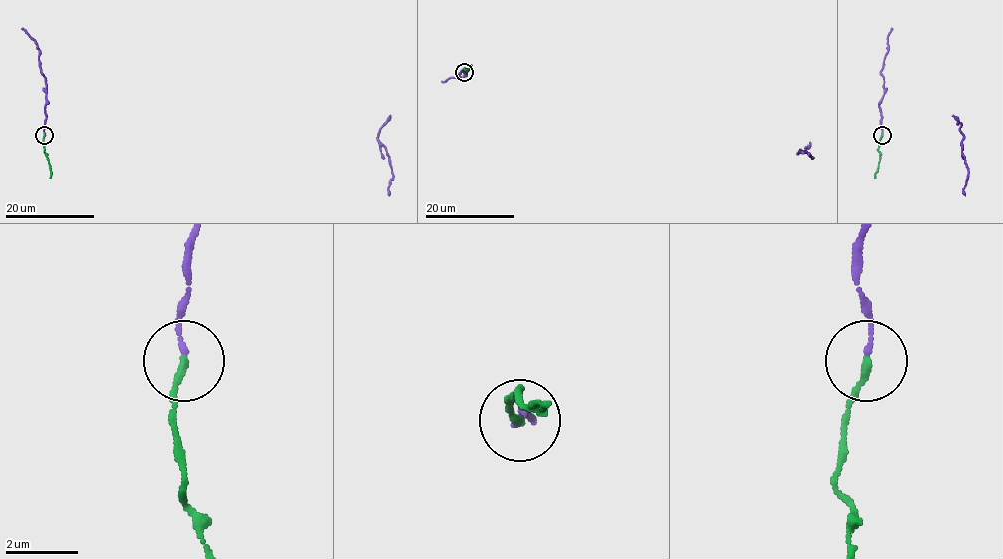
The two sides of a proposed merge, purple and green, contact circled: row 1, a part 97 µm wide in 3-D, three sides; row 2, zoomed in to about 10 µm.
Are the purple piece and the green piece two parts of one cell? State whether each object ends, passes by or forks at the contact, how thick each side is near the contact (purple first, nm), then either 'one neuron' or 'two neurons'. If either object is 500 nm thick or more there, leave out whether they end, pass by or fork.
purple ends | green ends | 130/190 nm | one neuron

